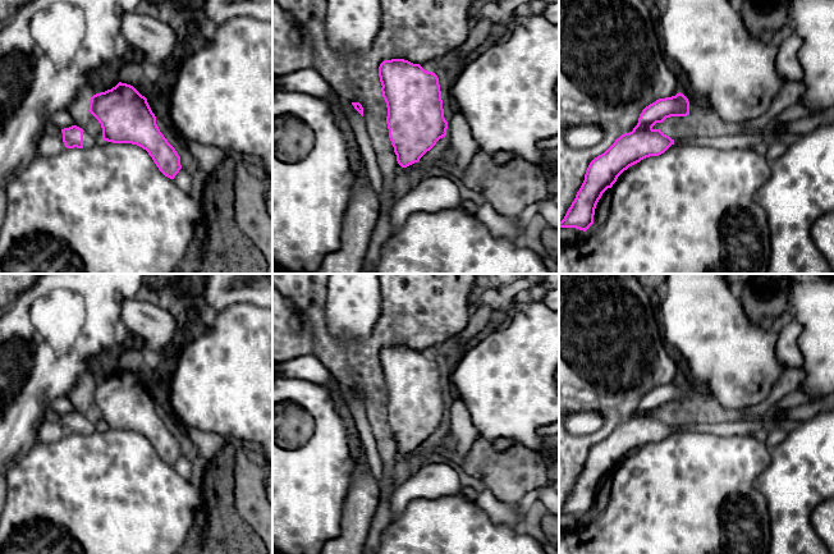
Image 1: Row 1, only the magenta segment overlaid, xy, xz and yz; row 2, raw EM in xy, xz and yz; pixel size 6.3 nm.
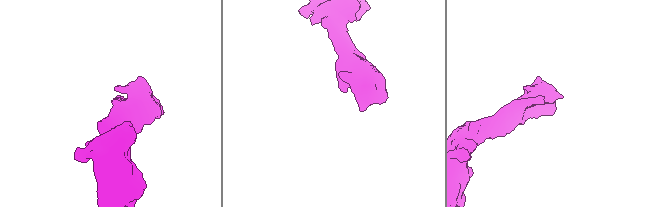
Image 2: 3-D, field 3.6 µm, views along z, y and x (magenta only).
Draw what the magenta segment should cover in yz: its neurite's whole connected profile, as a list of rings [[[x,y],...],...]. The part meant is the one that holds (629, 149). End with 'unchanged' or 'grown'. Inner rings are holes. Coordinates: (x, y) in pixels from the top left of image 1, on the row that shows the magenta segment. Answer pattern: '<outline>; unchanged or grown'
[[[681,92],[672,97],[659,99],[646,106],[633,131],[622,134],[604,154],[590,162],[585,180],[564,219],[559,223],[559,228],[576,228],[586,232],[594,224],[599,200],[608,188],[613,187],[618,177],[629,166],[646,157],[659,156],[672,146],[702,145],[732,150],[765,143],[771,148],[784,136],[782,132],[739,132],[718,137],[672,138],[660,129],[652,128],[666,118],[687,115],[689,115],[689,101]]]; grown

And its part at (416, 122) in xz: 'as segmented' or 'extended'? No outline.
as segmented

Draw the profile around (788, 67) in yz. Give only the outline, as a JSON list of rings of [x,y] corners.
[[[793,33],[778,45],[775,65],[779,75],[787,82],[801,81],[803,78],[803,69],[798,60],[798,51],[802,44],[803,40]]]

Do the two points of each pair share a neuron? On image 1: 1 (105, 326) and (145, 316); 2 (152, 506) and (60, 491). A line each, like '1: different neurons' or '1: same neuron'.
1: different neurons
2: same neuron

